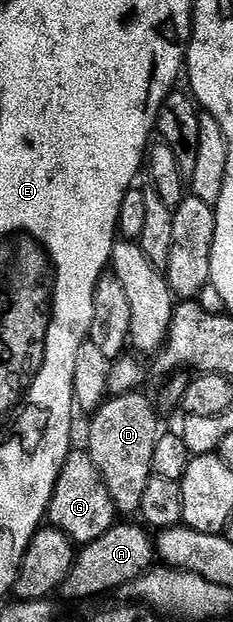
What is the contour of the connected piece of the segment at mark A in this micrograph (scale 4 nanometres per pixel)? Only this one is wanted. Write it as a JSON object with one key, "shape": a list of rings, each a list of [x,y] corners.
{"shape":[[[126,520],[116,524],[100,540],[85,543],[77,551],[68,576],[64,576],[60,593],[74,602],[82,602],[85,598],[98,598],[109,590],[129,587],[141,574],[148,573],[156,562],[156,542],[151,531],[145,525],[133,526],[133,521]]]}

